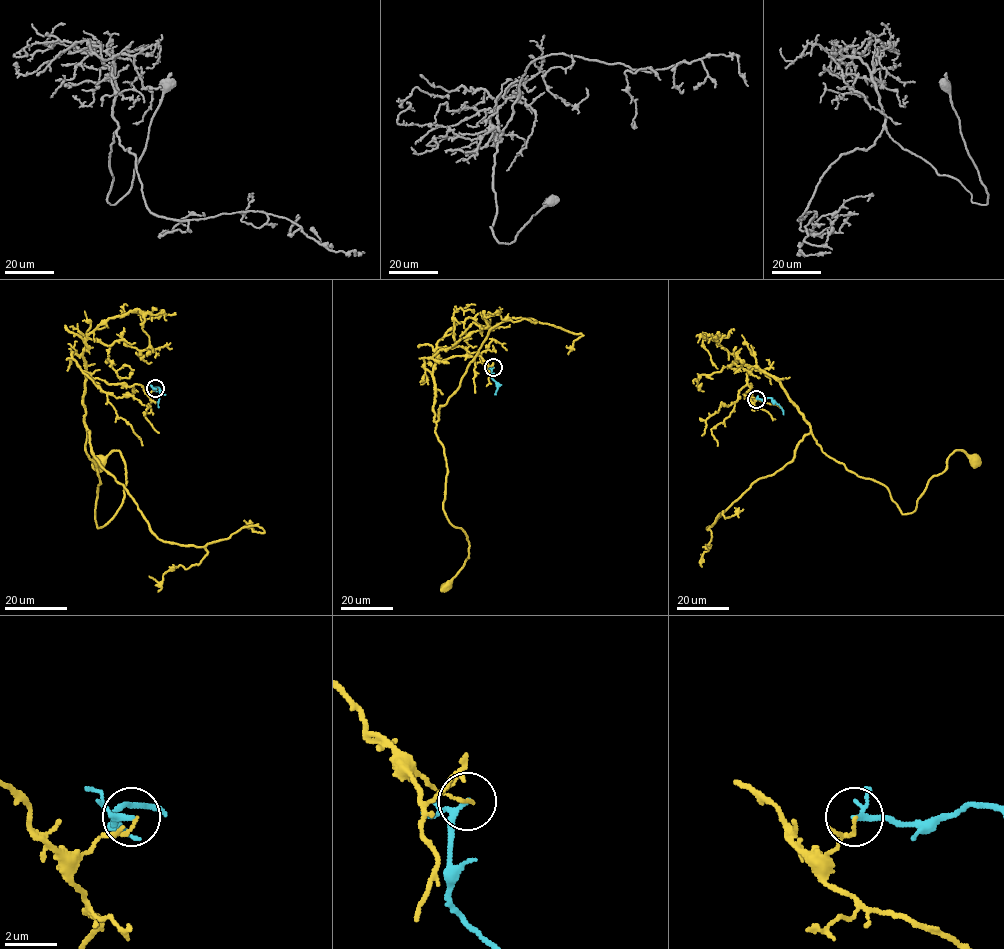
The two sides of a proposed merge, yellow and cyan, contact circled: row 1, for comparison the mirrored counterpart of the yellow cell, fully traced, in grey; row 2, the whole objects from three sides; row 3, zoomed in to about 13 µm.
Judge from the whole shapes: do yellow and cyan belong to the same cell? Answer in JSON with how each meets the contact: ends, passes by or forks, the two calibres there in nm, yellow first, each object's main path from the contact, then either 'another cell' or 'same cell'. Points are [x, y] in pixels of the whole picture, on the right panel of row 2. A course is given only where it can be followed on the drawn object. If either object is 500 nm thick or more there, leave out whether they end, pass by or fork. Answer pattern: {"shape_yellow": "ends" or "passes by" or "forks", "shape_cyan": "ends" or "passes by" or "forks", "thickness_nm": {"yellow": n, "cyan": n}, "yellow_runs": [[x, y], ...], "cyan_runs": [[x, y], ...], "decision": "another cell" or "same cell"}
{"shape_yellow": "ends", "shape_cyan": "passes by", "thickness_nm": {"yellow": 130, "cyan": 160}, "yellow_runs": [[756, 399], [744, 395], [749, 370], [774, 377], [821, 450], [883, 484], [902, 514], [955, 450], [975, 459]], "cyan_runs": [[756, 399], [770, 397], [783, 414]], "decision": "another cell"}

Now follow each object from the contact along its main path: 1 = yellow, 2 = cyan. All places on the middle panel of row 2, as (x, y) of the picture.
1: (493, 367), (479, 355), (424, 360), (435, 385), (435, 432), (447, 469), (443, 510), (469, 544), (446, 586)
2: (493, 367), (495, 394)

